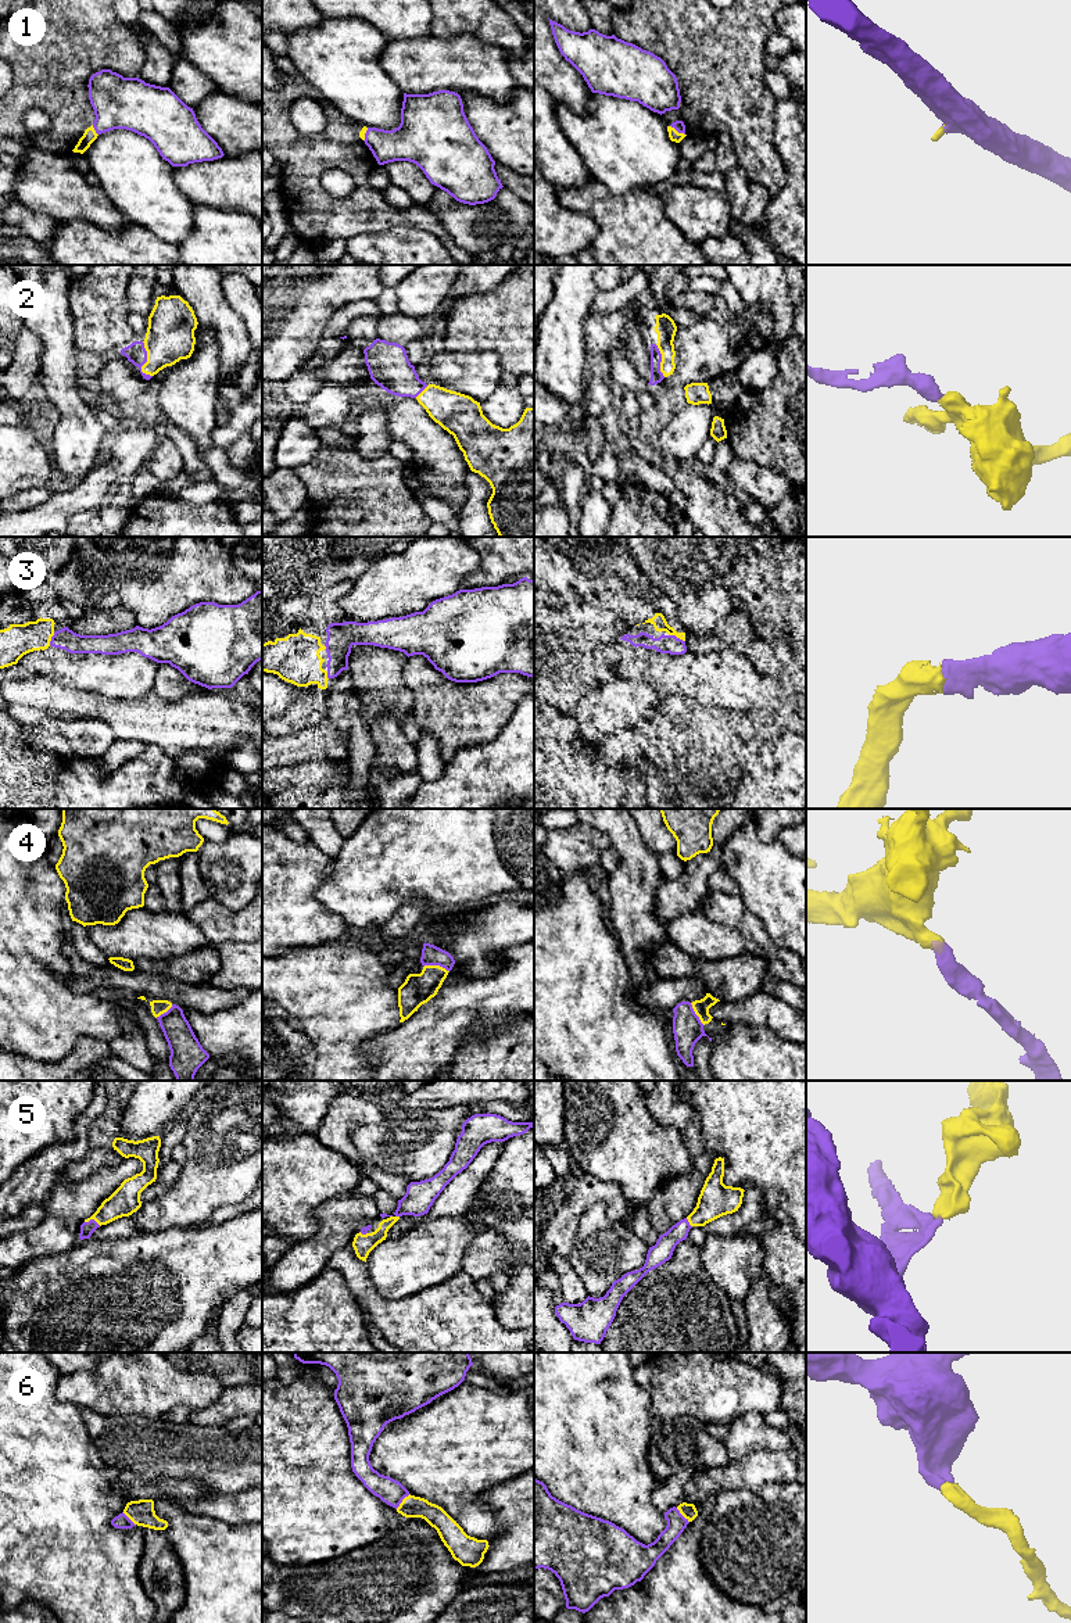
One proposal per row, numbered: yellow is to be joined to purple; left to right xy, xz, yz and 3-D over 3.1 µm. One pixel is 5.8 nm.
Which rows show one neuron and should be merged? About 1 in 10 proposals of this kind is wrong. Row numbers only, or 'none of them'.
1, 2, 3, 4, 5, 6

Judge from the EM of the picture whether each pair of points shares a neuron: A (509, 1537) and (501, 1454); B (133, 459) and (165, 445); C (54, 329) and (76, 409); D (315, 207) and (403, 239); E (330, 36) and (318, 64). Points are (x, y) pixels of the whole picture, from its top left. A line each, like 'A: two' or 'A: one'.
A: two
B: two
C: one
D: two
E: one

